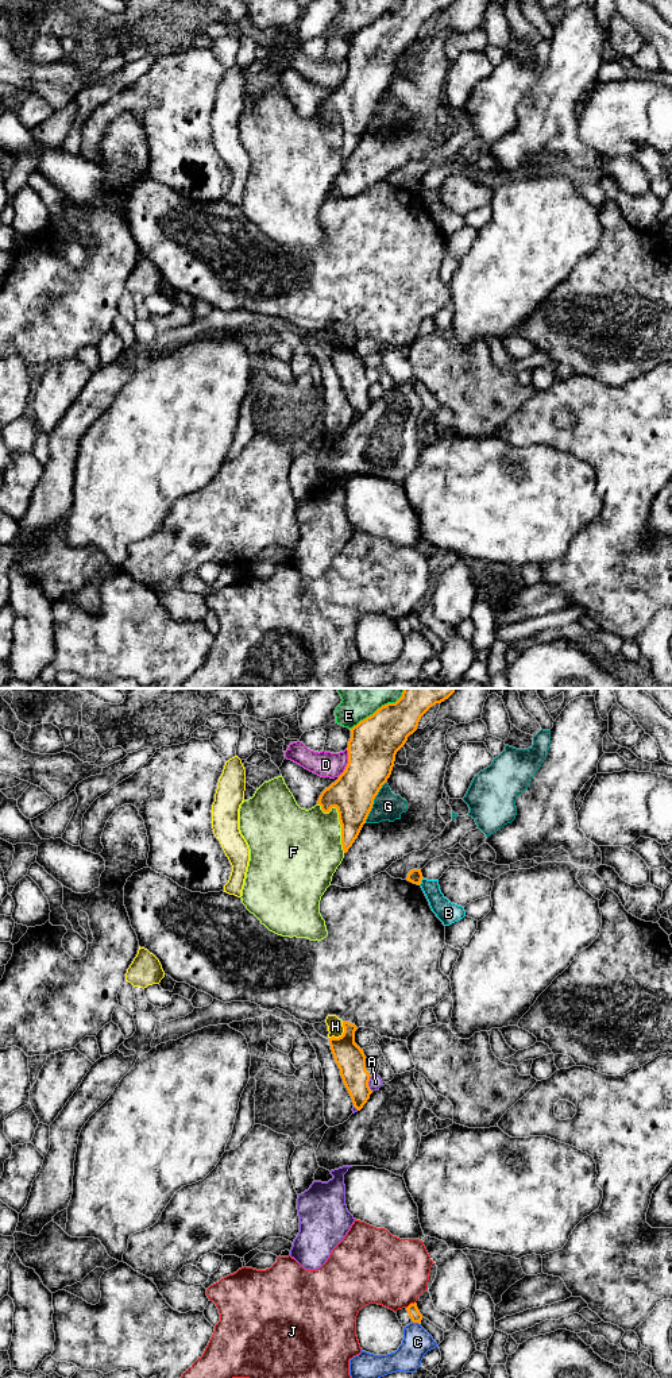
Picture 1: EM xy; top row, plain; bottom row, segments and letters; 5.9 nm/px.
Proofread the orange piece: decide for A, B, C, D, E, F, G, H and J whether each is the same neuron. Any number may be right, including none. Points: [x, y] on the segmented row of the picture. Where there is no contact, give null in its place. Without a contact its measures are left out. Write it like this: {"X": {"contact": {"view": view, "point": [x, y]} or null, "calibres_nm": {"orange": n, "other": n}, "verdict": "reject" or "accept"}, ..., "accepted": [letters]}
{"A": {"contact": {"view": "xy", "point": [367, 1084]}, "calibres_nm": {"orange": 170, "other": 80}, "verdict": "reject"}, "B": {"contact": {"view": "xy", "point": [420, 882]}, "calibres_nm": {"orange": 90, "other": 130}, "verdict": "reject"}, "C": {"contact": {"view": "xy", "point": [417, 1321]}, "calibres_nm": {"orange": 70, "other": 170}, "verdict": "reject"}, "D": {"contact": {"view": "xy", "point": [348, 763]}, "calibres_nm": {"orange": 300, "other": 160}, "verdict": "reject"}, "E": {"contact": {"view": "xy", "point": [378, 709]}, "calibres_nm": {"orange": 300, "other": 280}, "verdict": "reject"}, "F": {"contact": {"view": "xy", "point": [339, 819]}, "calibres_nm": {"orange": 260, "other": 420}, "verdict": "reject"}, "G": {"contact": {"view": "xy", "point": [373, 802]}, "calibres_nm": {"orange": 280, "other": 160}, "verdict": "reject"}, "H": {"contact": {"view": "xy", "point": [343, 1034]}, "calibres_nm": {"orange": 170, "other": 100}, "verdict": "reject"}, "J": {"contact": {"view": "xy", "point": [410, 1304]}, "calibres_nm": {"orange": 70, "other": 420}, "verdict": "reject"}, "accepted": []}

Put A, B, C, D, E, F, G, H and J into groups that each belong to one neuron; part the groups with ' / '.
A / B / C / D / E / F / G / H / J

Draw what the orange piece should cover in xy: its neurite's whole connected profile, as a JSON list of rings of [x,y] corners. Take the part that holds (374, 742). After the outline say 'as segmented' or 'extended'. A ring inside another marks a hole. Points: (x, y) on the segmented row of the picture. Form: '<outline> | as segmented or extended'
[[[403,688],[395,703],[382,706],[349,729],[348,764],[317,800],[324,812],[337,808],[344,853],[358,838],[375,796],[390,777],[397,752],[417,730],[421,717],[455,690]]] | as segmented

